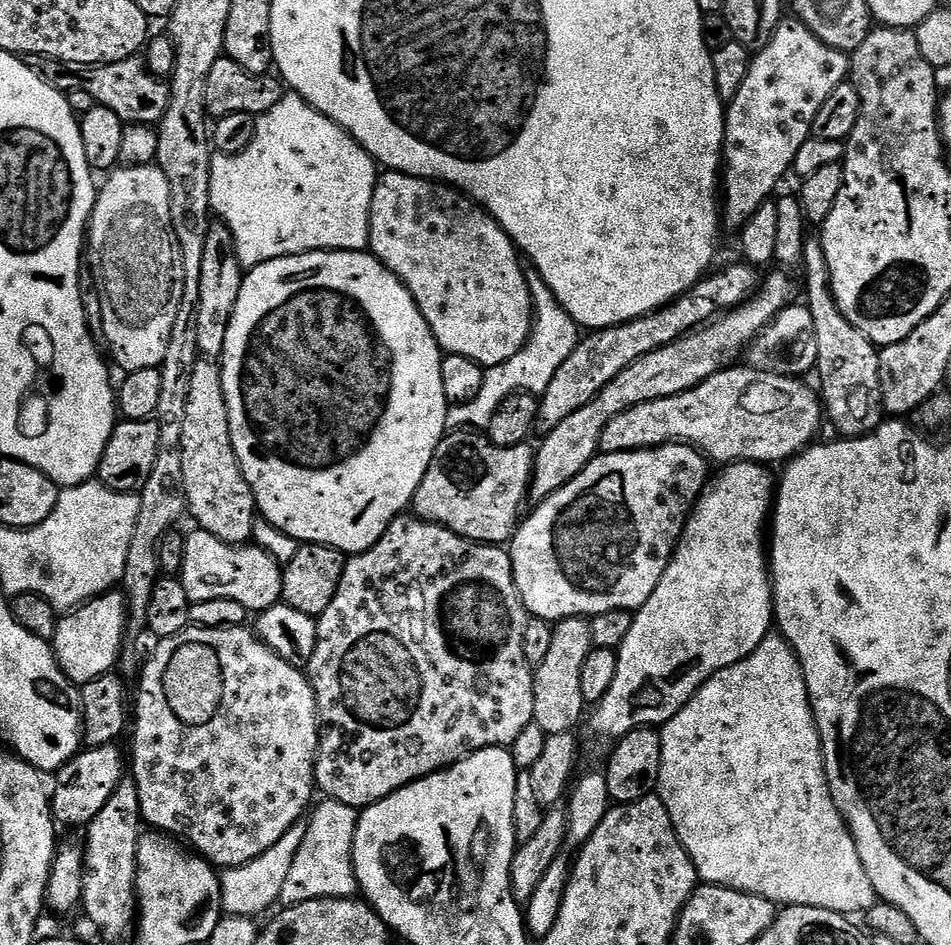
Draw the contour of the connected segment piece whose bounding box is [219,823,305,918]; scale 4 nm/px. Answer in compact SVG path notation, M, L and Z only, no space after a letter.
M296 824L274 845L266 854L246 862L242 866L223 869L220 878L220 906L229 916L250 916L260 918L260 915L273 903L279 901L282 885L290 875L290 866L294 866L294 857L298 855L298 846L302 846L305 825Z

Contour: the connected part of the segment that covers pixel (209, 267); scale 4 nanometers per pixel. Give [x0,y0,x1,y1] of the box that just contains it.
[198,222,245,357]

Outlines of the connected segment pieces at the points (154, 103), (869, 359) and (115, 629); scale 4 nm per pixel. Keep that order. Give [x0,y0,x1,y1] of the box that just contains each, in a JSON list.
[[26,55,172,125],[802,238,886,438],[50,590,130,686]]

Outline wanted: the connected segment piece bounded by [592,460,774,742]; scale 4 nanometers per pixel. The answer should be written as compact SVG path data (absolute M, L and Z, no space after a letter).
M741 460L735 464L726 464L719 469L720 473L713 475L700 491L700 497L696 500L696 505L692 507L692 513L688 515L688 521L684 527L684 532L680 535L680 541L676 543L676 552L672 556L672 561L666 566L666 574L662 574L662 582L646 598L642 607L636 609L632 617L630 634L626 634L626 642L616 653L618 658L618 674L614 674L614 683L610 685L610 690L606 690L606 698L602 698L599 704L595 705L592 716L592 728L600 736L605 736L609 742L615 742L621 736L630 734L639 728L651 728L653 726L663 726L668 723L682 706L686 706L692 701L694 693L710 679L714 674L742 662L750 653L758 647L761 642L769 636L774 628L774 609L772 606L772 577L769 572L770 560L766 555L766 525L770 520L770 513L774 508L774 476L771 476L769 469L762 464L753 464L751 460Z

